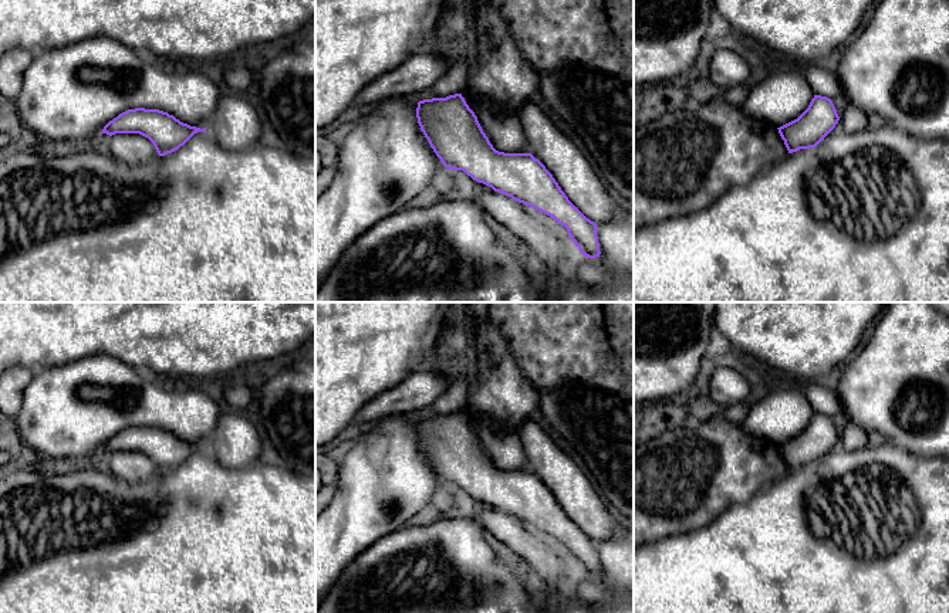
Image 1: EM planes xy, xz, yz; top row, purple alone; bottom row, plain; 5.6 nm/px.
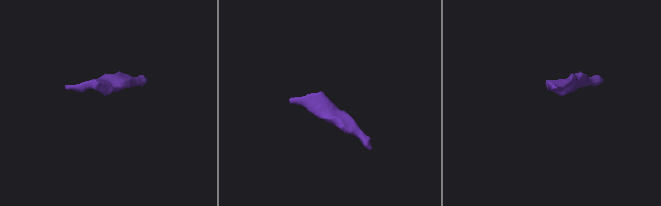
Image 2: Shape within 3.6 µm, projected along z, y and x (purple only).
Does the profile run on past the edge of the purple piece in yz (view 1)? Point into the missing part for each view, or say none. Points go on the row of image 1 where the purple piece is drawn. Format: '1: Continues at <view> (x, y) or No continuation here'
1: No continuation here

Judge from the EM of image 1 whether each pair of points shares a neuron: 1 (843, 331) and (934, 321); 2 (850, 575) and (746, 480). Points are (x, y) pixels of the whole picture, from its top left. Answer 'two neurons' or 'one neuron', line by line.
1: two neurons
2: two neurons

